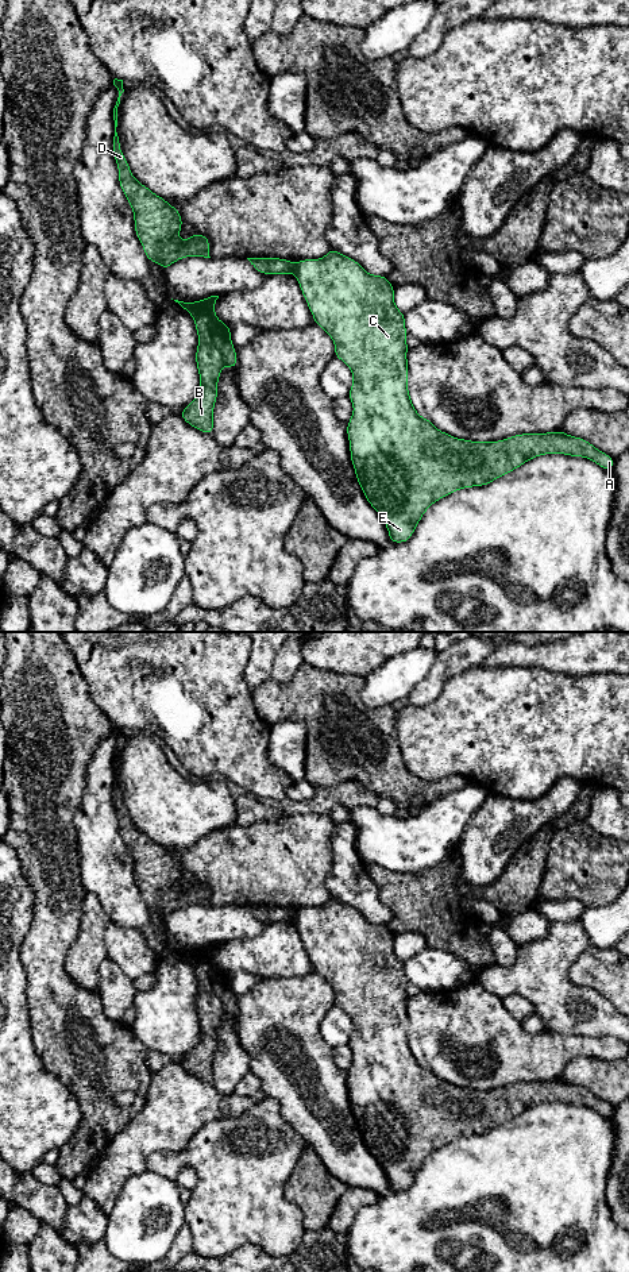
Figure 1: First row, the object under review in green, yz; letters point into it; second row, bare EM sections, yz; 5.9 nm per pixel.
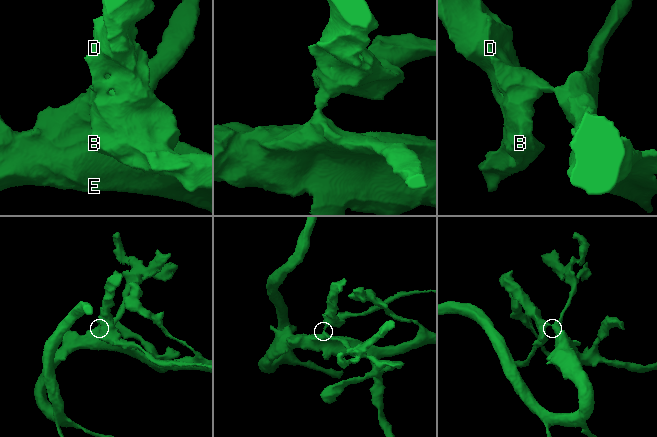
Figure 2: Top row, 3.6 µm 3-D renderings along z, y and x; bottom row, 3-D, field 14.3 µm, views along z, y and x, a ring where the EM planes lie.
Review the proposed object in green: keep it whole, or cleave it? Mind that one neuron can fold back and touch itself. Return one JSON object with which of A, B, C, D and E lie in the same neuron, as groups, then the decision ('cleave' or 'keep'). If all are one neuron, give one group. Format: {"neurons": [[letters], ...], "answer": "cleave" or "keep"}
{"neurons": [["A", "C", "E"], ["B", "D"]], "answer": "cleave"}

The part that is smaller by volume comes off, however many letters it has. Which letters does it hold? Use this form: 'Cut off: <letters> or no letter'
Cut off: B, D

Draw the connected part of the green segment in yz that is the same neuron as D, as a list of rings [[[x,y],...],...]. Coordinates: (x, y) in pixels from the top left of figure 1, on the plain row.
[[[115,726],[113,733],[119,739],[113,756],[113,805],[119,817],[119,832],[134,859],[135,882],[143,894],[146,905],[150,910],[161,913],[165,920],[181,906],[192,903],[211,906],[208,884],[196,880],[188,889],[181,889],[177,884],[182,876],[180,859],[153,841],[131,822],[116,780],[117,755],[124,740],[123,728]]]

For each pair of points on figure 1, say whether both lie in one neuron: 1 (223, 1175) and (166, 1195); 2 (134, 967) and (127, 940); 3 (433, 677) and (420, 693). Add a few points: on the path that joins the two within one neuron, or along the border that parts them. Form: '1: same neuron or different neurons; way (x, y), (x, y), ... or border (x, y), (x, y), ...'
1: different neurons; border (147, 1168), (176, 1182)
2: same neuron; way (134, 960), (127, 947)
3: same neuron; way (432, 681), (424, 689)

